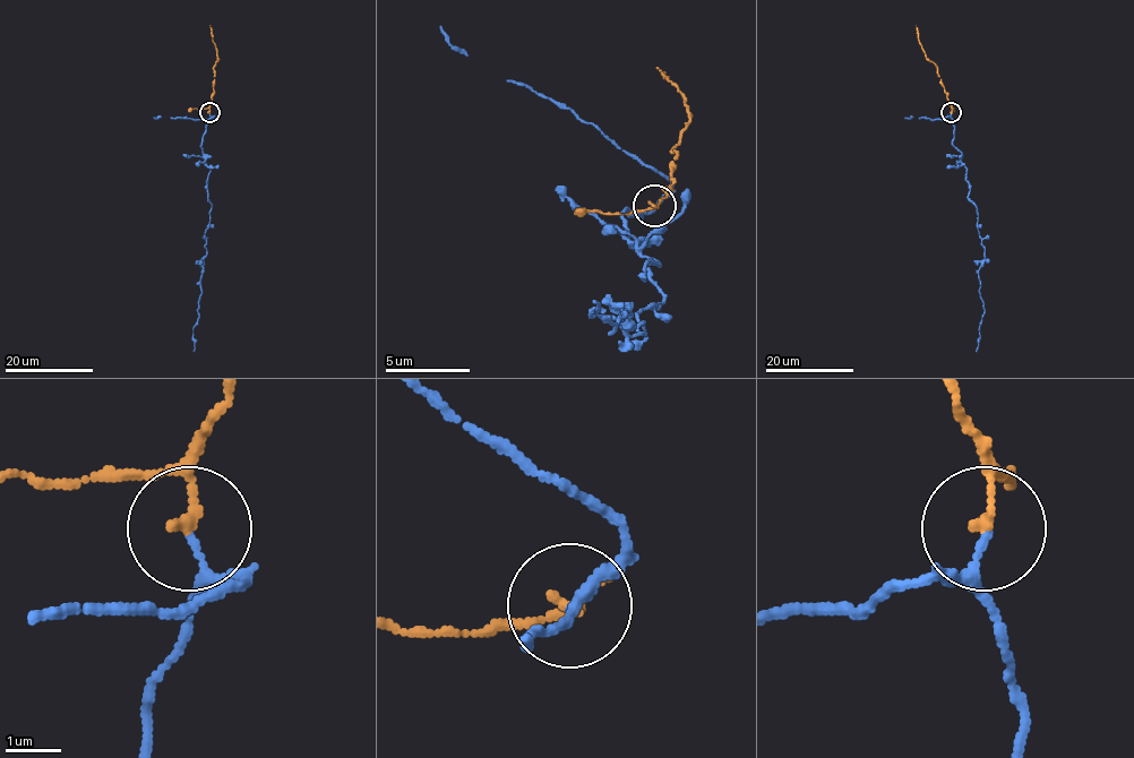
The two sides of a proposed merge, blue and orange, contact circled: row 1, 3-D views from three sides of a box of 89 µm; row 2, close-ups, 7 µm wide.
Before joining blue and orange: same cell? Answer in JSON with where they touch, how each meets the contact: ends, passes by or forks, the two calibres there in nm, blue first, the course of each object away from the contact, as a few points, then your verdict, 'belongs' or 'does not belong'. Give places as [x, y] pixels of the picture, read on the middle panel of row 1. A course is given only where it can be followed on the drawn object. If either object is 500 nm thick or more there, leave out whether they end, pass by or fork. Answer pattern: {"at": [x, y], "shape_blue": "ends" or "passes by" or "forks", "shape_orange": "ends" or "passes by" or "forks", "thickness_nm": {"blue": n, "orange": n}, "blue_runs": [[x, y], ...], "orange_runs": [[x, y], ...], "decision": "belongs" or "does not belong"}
{"at": [654, 205], "shape_blue": "passes by", "shape_orange": "passes by", "thickness_nm": {"blue": 120, "orange": 130}, "blue_runs": [[653, 205], [624, 213], [658, 264], [645, 335], [628, 310], [611, 335], [594, 302]], "orange_runs": [[653, 205], [653, 208], [666, 196], [662, 188], [670, 188], [675, 149], [687, 108], [658, 69]], "decision": "belongs"}

